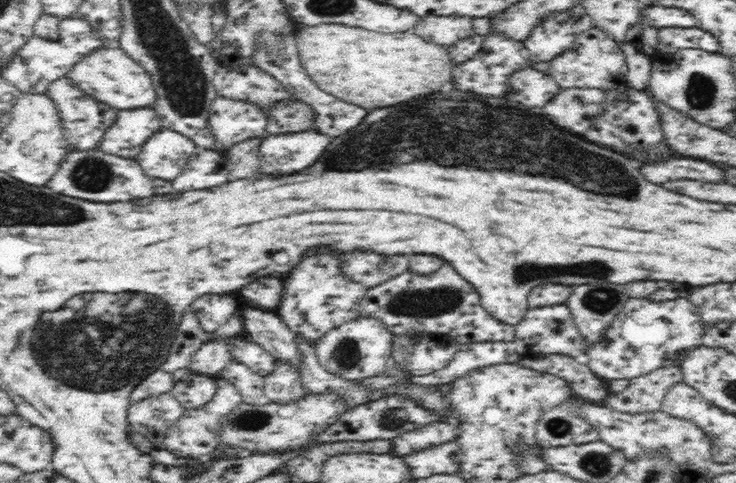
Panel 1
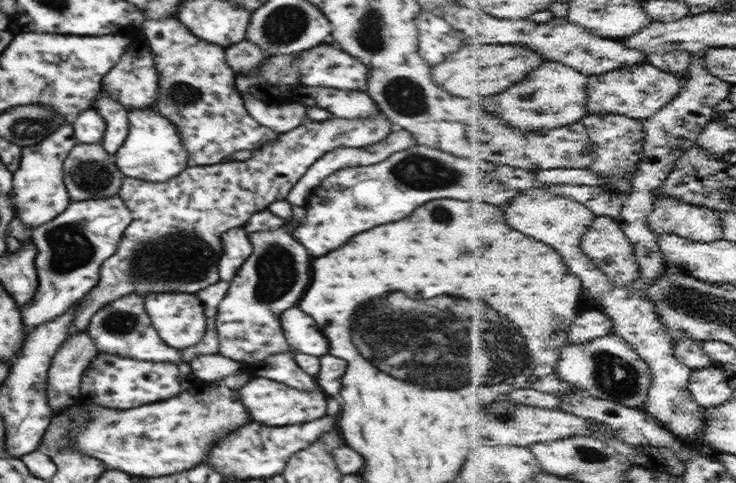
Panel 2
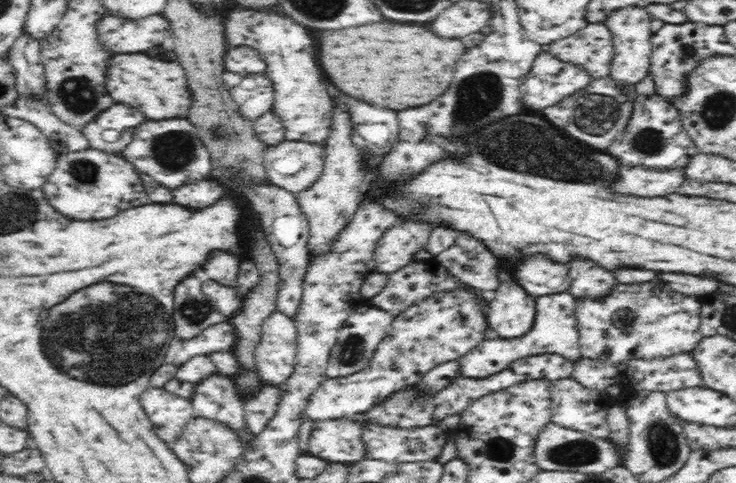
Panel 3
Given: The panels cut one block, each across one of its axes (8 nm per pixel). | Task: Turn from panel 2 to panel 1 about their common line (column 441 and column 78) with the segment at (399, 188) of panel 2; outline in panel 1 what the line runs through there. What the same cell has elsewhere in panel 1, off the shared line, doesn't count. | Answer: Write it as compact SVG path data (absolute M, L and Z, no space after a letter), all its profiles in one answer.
M96 149L88 152L82 150L67 152L66 158L60 164L60 170L46 185L56 194L92 200L92 202L126 202L126 200L140 200L154 196L152 180L142 172L142 168L134 160L112 156Z

